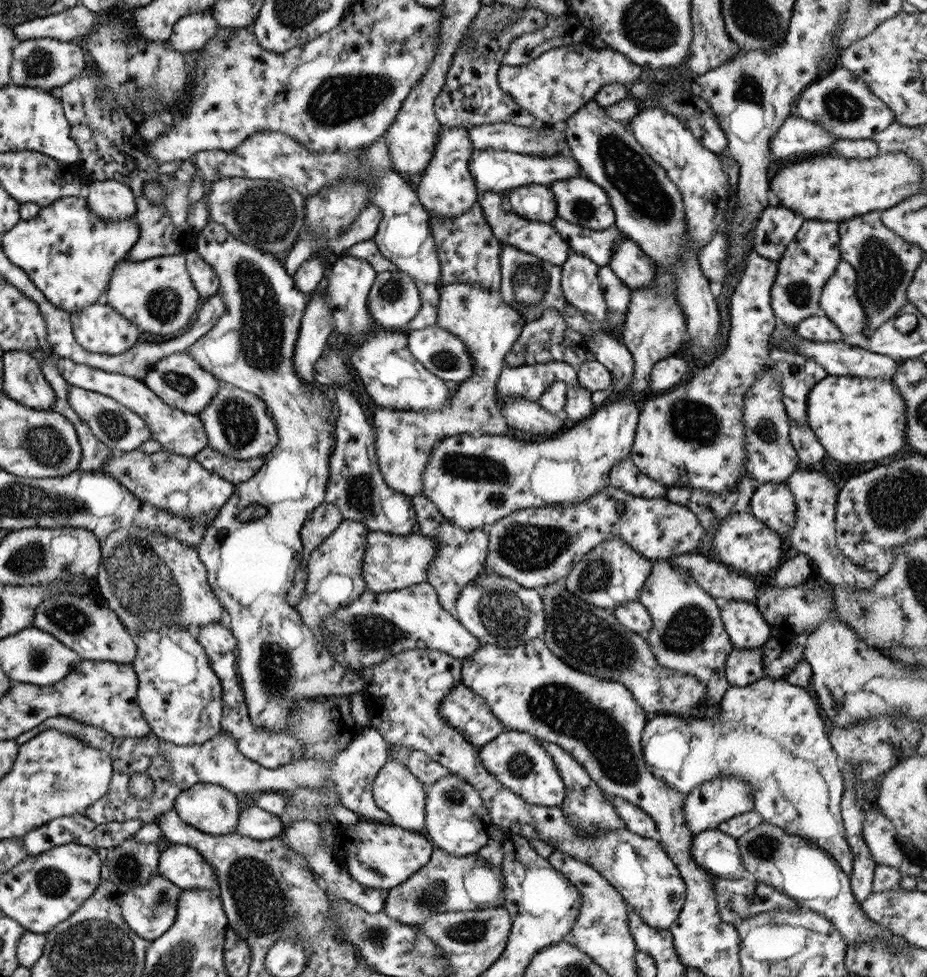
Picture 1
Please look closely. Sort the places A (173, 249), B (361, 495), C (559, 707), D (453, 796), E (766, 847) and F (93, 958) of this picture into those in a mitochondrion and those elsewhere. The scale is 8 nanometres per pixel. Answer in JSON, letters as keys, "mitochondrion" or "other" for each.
{"A":"other","B":"mitochondrion","C":"mitochondrion","D":"mitochondrion","E":"mitochondrion","F":"mitochondrion"}

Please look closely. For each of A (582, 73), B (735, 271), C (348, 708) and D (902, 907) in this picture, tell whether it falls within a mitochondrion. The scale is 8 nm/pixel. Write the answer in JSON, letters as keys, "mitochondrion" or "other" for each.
{"A":"other","B":"other","C":"other","D":"other"}

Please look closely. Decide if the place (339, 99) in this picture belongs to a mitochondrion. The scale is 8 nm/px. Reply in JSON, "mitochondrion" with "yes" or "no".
{"mitochondrion":"yes"}

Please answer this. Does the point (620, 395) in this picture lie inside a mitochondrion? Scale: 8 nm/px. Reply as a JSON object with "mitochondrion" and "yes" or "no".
{"mitochondrion":"no"}

